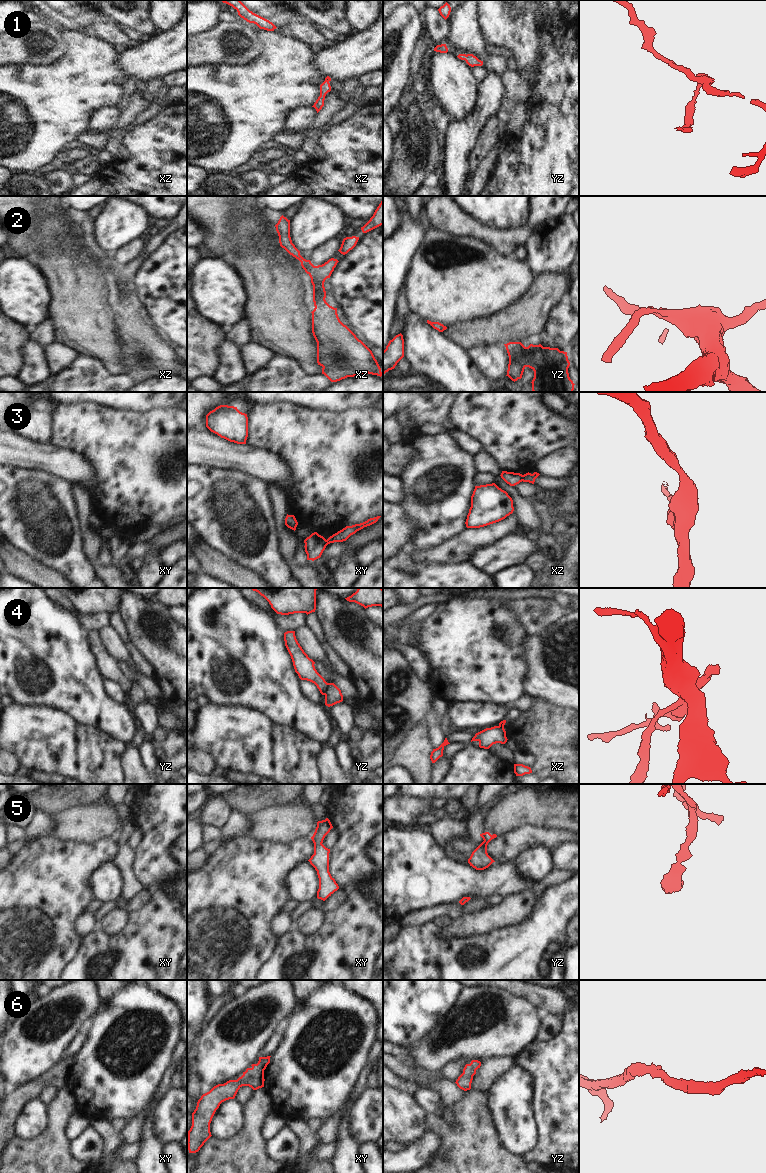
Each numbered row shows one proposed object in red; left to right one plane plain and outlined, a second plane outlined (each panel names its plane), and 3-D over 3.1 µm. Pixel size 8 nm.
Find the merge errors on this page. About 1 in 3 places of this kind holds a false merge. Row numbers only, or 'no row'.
3, 4.

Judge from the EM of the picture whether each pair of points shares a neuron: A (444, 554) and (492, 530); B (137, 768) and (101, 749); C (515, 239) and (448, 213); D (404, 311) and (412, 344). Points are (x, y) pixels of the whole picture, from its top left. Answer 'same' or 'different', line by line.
A: same
B: different
C: same
D: different

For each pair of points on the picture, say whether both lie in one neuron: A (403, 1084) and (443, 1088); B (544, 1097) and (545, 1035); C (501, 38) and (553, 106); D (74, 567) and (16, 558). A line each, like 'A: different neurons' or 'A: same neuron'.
A: different neurons
B: different neurons
C: same neuron
D: different neurons

